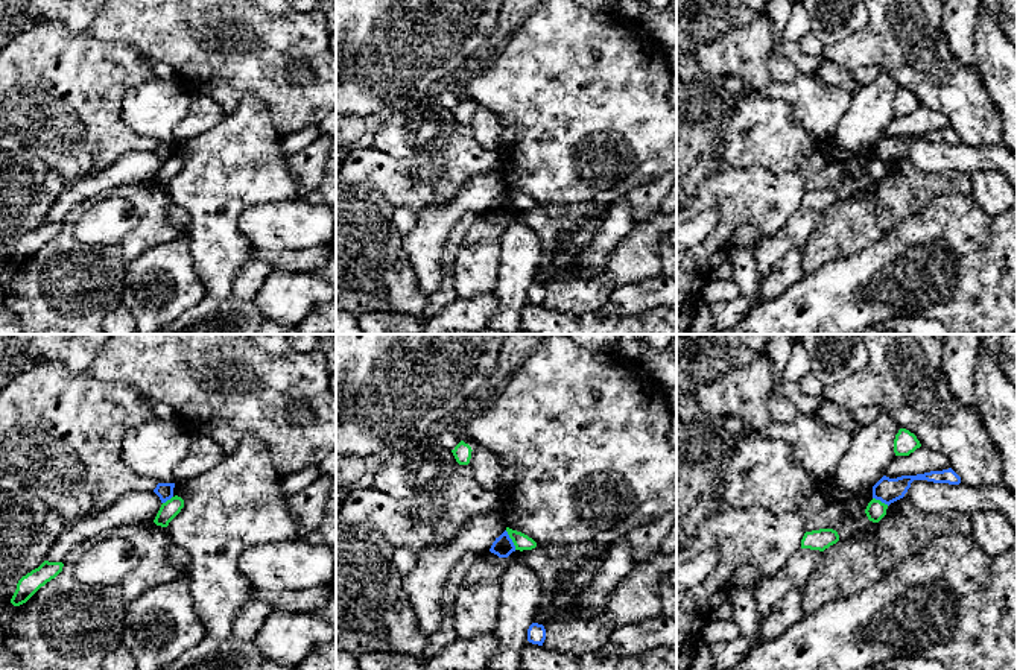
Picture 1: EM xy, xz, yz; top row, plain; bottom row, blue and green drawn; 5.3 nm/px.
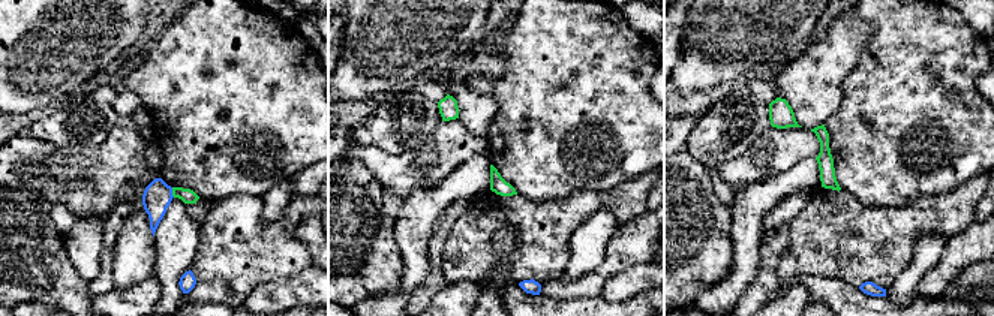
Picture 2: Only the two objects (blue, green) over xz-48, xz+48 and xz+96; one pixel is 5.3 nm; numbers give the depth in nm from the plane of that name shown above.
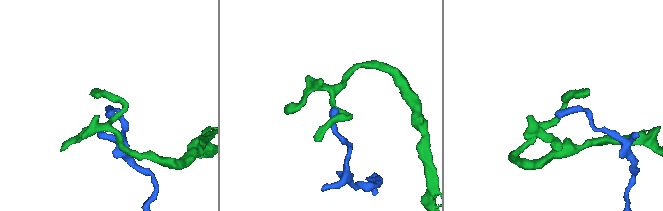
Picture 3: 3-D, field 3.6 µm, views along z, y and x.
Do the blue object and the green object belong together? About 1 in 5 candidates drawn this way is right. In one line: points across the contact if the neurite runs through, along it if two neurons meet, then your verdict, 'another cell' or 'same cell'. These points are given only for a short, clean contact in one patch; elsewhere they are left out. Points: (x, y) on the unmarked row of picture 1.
along xz (505, 190), (516, 208) | another cell

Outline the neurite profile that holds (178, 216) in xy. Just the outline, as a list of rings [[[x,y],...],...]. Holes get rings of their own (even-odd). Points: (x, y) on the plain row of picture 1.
[[[173,201],[169,208],[169,219],[173,225],[185,228],[189,225],[189,213],[176,205]]]

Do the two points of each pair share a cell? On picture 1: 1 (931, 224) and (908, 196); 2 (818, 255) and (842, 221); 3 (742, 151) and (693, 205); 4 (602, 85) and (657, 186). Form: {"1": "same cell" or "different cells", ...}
{"1": "different cells", "2": "same cell", "3": "different cells", "4": "different cells"}

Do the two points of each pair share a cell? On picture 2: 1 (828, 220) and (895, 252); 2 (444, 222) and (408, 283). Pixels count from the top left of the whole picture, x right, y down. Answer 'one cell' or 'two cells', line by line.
1: one cell
2: two cells

